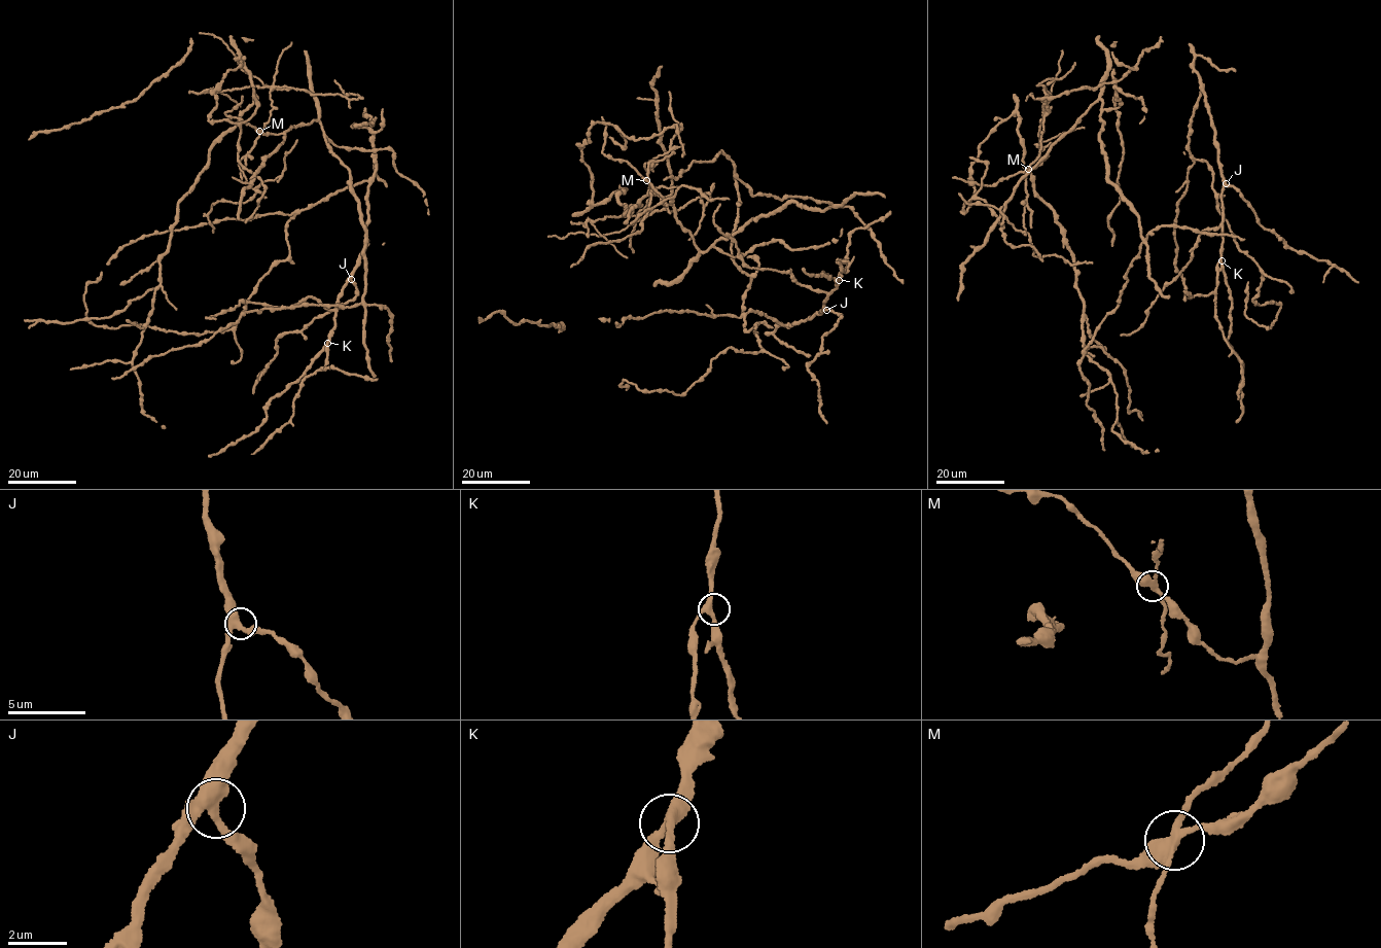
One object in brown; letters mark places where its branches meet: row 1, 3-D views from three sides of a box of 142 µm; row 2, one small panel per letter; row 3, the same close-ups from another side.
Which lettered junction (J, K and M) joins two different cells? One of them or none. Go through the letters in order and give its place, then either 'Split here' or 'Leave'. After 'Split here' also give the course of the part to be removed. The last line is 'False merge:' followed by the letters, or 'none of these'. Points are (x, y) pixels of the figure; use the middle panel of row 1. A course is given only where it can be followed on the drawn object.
J: Place: (826, 310). Leave
K: Place: (839, 280). Leave
M: Place: (646, 180). Split here. Course of the part to remove: (646, 180), (650, 198), (636, 214), (663, 209), (674, 211), (712, 189), (697, 231), (688, 240)
False merge: M

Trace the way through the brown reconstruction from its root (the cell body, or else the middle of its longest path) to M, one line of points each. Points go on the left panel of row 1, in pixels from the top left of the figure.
M: (360, 209), (352, 187), (349, 169), (326, 142), (319, 120), (298, 124), (278, 134), (260, 132)

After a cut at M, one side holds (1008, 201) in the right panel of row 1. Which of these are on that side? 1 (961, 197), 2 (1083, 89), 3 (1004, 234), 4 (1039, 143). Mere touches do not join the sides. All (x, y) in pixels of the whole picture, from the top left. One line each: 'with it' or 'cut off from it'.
1: cut off from it
2: with it
3: with it
4: cut off from it

